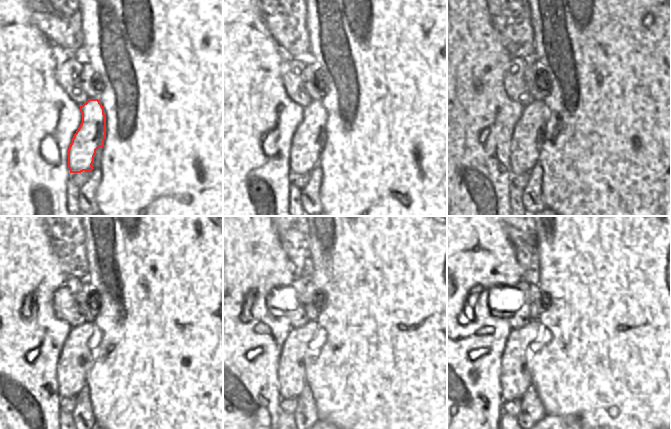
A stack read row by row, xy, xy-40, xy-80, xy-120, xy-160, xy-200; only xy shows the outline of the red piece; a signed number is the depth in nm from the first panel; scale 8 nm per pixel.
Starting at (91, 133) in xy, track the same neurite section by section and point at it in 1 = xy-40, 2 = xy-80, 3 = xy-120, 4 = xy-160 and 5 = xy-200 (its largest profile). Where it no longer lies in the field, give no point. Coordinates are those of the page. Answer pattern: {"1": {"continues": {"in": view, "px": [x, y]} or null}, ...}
{"1": {"continues": {"in": "xy-40", "px": [310, 136]}}, "2": {"continues": {"in": "xy-80", "px": [525, 145]}}, "3": {"continues": {"in": "xy-120", "px": [71, 369]}}, "4": {"continues": {"in": "xy-160", "px": [300, 343]}}, "5": {"continues": {"in": "xy-200", "px": [515, 378]}}}

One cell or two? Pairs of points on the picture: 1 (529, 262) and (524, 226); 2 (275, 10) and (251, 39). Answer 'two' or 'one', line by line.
1: one
2: two

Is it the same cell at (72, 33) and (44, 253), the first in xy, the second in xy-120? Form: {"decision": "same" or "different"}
{"decision": "different"}

